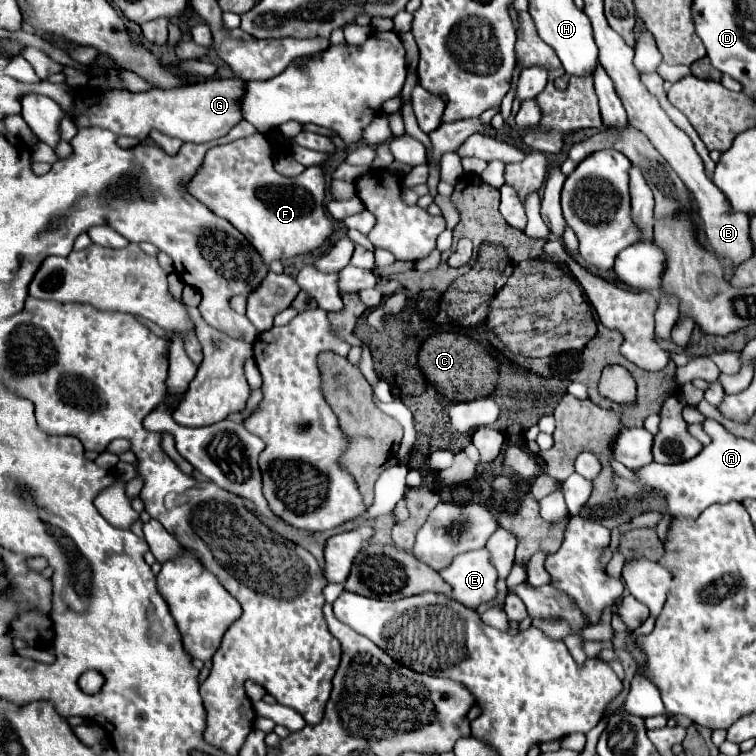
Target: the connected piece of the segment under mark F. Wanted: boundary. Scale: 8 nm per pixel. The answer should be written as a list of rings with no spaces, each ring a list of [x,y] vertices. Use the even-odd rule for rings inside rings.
[[[254,133],[250,137],[238,139],[228,145],[212,147],[206,153],[204,163],[196,171],[196,175],[186,183],[186,191],[204,203],[214,215],[228,219],[240,233],[248,237],[248,241],[256,247],[256,251],[264,257],[264,263],[272,263],[274,259],[290,259],[300,253],[308,253],[320,247],[334,231],[332,221],[326,217],[322,199],[324,199],[324,171],[320,167],[306,167],[298,177],[284,177],[274,171],[270,159],[270,143],[262,133]]]

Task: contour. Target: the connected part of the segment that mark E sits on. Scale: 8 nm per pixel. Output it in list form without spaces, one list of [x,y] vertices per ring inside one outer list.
[[[486,547],[458,555],[440,575],[452,585],[454,599],[466,607],[476,609],[480,603],[496,597],[498,573]]]

